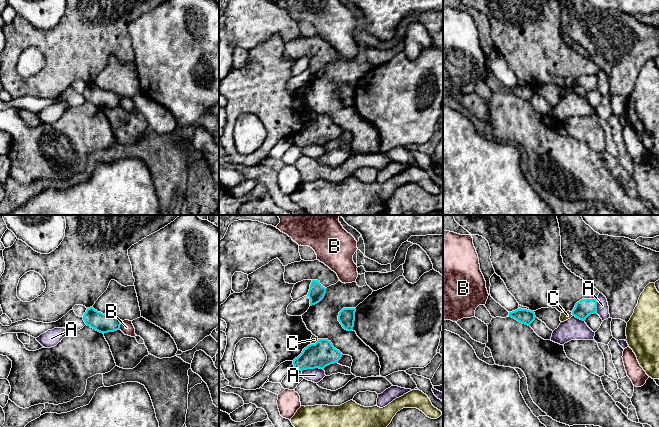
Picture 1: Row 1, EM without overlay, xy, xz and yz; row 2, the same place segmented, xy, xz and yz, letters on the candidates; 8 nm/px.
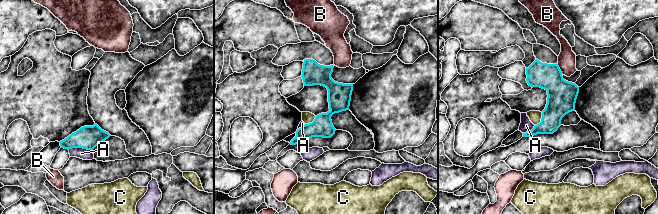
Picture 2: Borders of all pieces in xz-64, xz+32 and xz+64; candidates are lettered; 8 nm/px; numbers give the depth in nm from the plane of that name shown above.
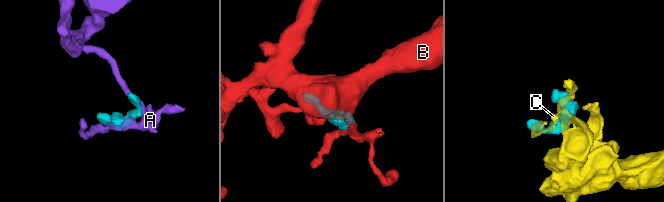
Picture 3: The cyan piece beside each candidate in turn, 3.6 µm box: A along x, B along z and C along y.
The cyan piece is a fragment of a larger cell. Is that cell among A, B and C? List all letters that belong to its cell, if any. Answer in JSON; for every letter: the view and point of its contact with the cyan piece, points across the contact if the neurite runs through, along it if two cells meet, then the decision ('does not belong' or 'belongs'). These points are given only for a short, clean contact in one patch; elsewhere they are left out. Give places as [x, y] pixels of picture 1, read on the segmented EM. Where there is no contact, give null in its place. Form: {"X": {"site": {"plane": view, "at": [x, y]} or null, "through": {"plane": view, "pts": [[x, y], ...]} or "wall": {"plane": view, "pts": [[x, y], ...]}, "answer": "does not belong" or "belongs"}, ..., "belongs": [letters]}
{"A": {"site": {"plane": "xz", "at": [312, 368]}, "answer": "does not belong"}, "B": {"site": {"plane": "xy", "at": [120, 324]}, "wall": {"plane": "xy", "pts": [[122, 321], [119, 329]]}, "answer": "does not belong"}, "C": {"site": {"plane": "yz", "at": [572, 314]}, "wall": {"plane": "yz", "pts": [[571, 312], [573, 315]]}, "answer": "does not belong"}, "belongs": []}

